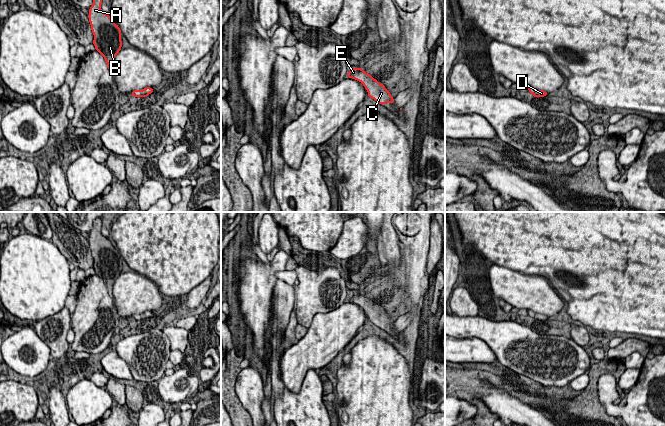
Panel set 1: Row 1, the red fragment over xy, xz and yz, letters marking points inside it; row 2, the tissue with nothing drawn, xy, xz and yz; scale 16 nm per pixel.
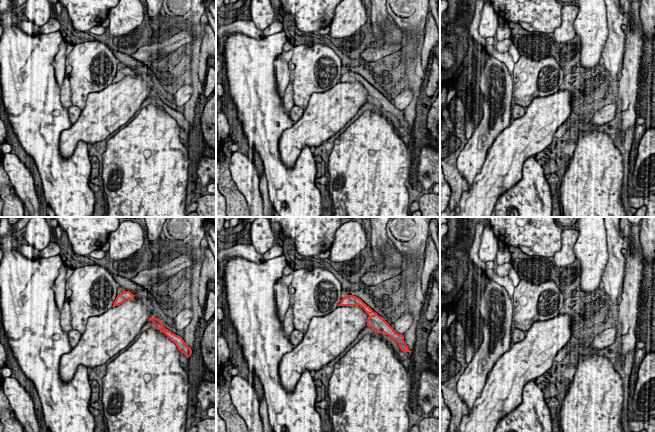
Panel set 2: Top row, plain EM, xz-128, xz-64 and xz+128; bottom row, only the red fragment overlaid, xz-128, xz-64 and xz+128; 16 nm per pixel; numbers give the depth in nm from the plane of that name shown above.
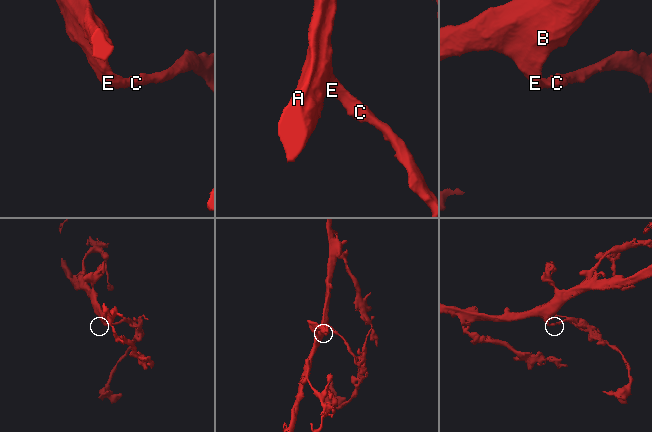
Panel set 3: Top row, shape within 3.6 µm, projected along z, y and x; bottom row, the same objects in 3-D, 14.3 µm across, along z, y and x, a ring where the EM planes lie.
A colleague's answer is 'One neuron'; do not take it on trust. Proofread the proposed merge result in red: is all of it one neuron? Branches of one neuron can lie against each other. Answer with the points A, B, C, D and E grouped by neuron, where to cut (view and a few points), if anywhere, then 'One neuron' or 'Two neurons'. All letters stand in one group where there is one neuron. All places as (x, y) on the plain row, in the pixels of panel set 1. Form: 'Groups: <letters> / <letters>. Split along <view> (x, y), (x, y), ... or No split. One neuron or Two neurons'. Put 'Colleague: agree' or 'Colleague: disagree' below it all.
Groups: A B C D E. No split. One neuron
Colleague: agree

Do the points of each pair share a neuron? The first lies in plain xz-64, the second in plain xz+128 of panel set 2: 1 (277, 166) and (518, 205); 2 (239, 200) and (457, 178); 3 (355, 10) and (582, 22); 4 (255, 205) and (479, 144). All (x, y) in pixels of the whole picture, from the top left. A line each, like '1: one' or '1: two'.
1: one
2: one
3: two
4: one

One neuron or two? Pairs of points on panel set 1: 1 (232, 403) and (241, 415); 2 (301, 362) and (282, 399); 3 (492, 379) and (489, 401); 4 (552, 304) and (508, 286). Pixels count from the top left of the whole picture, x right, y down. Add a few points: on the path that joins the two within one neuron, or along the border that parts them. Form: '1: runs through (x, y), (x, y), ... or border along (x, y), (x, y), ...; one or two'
1: runs through (233, 406), (238, 412); one
2: border along (279, 367), (283, 384), (298, 393); two
3: border along (471, 391), (486, 394), (493, 387), (513, 396); two
4: runs through (541, 298), (533, 292), (519, 290); one

